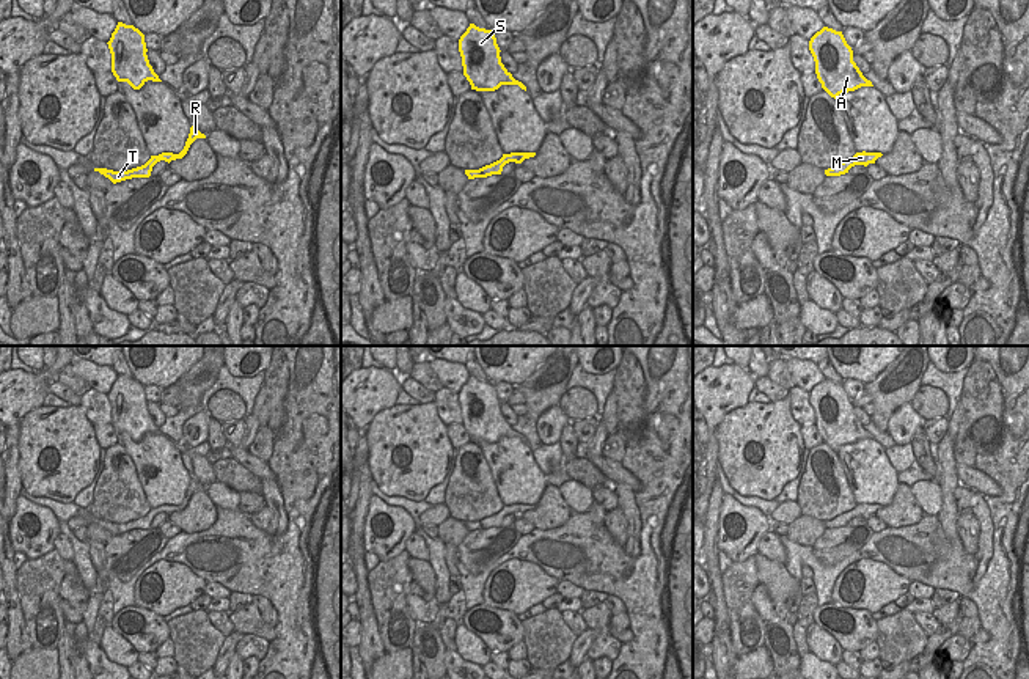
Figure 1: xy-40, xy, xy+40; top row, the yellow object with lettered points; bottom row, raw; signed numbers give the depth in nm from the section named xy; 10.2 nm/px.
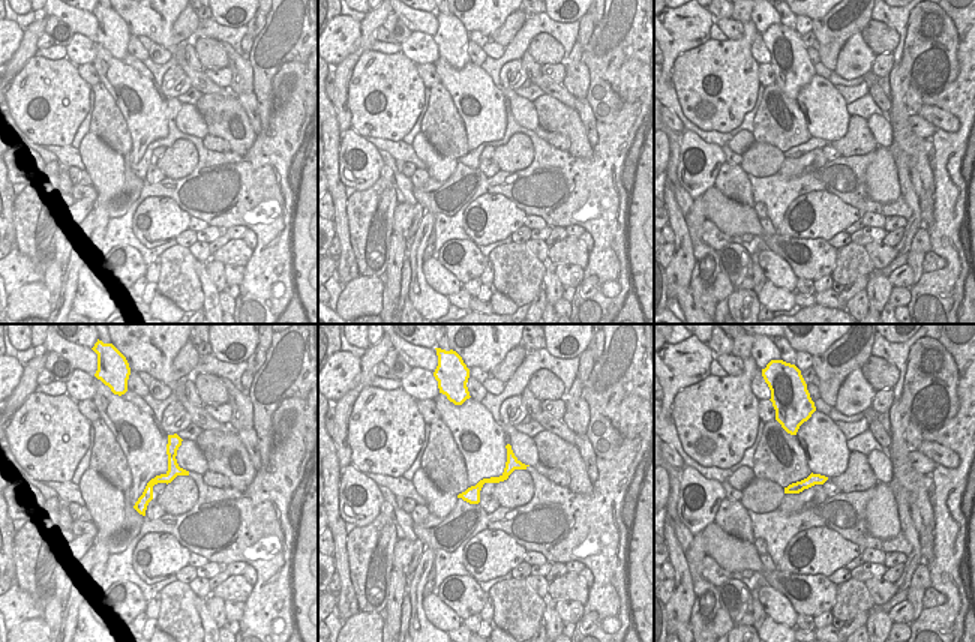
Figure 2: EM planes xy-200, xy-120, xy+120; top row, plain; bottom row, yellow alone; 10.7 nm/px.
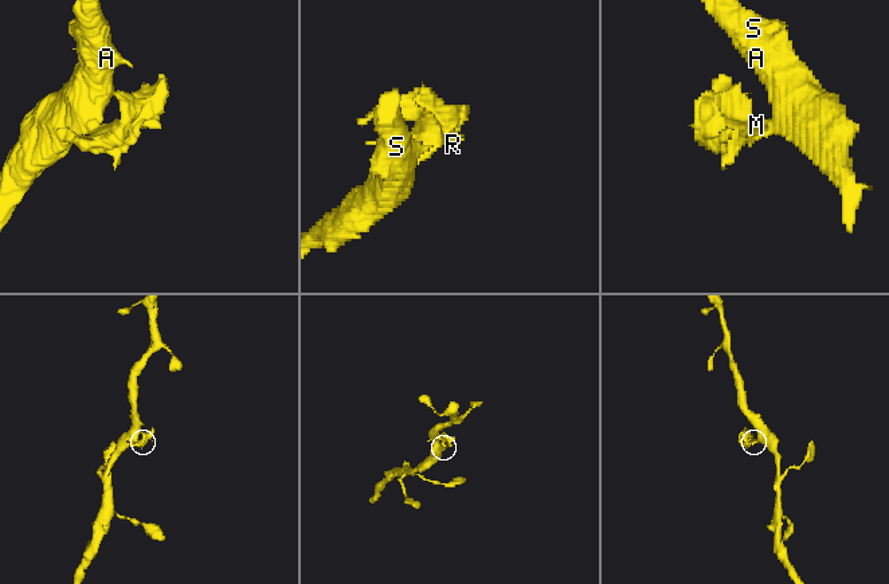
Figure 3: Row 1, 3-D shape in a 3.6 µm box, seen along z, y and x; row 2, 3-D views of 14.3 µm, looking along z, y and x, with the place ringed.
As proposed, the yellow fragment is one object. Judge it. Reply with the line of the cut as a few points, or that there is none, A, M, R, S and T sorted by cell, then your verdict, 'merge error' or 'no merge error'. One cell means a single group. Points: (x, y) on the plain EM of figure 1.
no cut | A M R S T | no merge error

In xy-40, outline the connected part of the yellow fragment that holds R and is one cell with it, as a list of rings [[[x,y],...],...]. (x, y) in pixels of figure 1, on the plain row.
[[[192,478],[189,490],[185,494],[185,498],[184,498],[184,501],[179,506],[162,505],[159,508],[151,508],[151,511],[145,517],[132,520],[132,522],[127,522],[127,523],[113,523],[113,522],[107,522],[107,520],[94,520],[94,523],[99,523],[105,530],[108,530],[113,536],[126,533],[126,531],[132,531],[132,530],[149,530],[151,523],[152,523],[152,519],[157,514],[165,512],[165,514],[170,516],[171,512],[182,511],[187,506],[190,497],[196,490],[206,490],[206,487],[201,486],[195,478]]]

